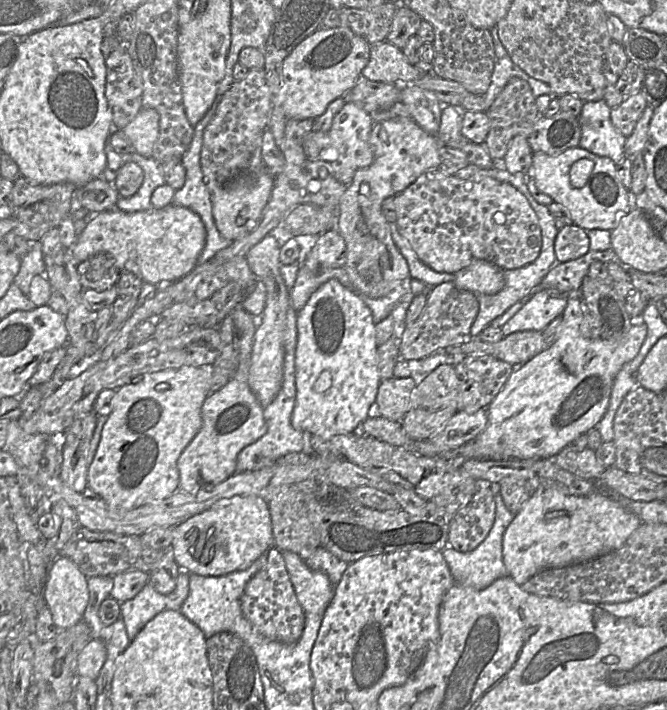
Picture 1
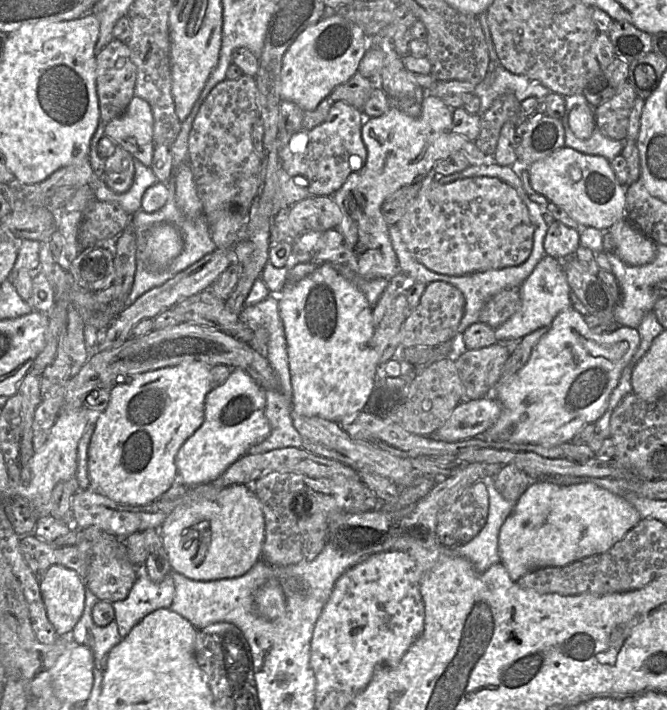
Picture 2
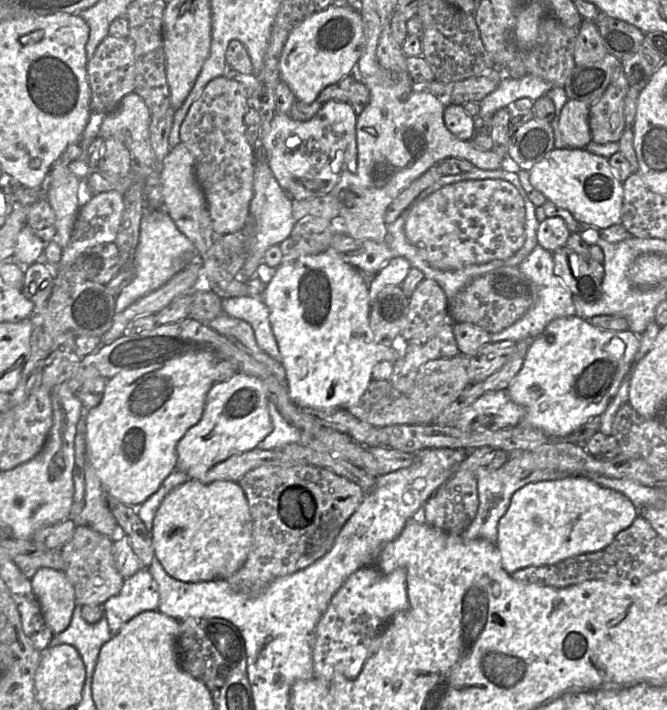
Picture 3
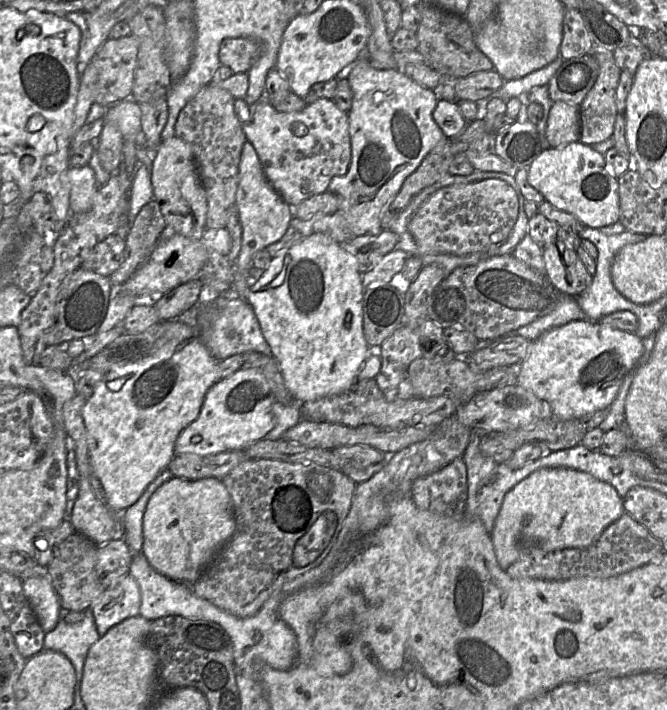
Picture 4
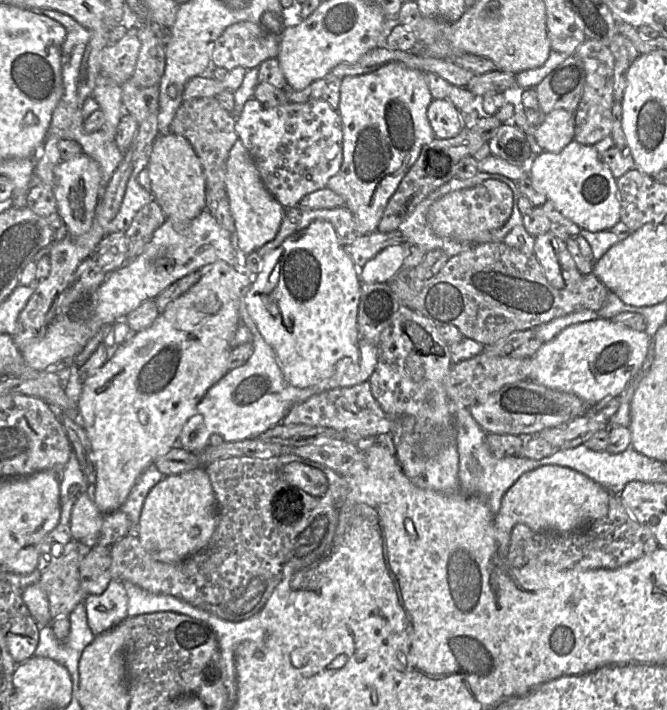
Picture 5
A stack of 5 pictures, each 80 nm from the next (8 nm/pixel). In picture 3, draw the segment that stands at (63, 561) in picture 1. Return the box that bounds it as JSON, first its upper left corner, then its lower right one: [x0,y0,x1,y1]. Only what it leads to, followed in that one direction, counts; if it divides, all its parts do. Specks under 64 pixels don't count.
[30,568,76,635]

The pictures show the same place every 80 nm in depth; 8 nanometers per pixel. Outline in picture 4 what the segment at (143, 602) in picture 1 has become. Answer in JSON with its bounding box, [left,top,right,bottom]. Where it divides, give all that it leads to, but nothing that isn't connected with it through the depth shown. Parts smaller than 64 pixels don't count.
[91,576,141,635]

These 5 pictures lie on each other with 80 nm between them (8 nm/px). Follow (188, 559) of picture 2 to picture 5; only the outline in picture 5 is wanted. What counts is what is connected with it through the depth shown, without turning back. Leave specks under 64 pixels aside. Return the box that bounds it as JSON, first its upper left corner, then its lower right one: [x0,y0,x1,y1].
[136,468,218,563]

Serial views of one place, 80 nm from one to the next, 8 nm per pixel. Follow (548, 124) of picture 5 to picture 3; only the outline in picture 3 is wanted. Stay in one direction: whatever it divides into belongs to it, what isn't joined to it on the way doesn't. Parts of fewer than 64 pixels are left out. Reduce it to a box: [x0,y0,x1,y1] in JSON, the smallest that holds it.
[558,99,591,148]

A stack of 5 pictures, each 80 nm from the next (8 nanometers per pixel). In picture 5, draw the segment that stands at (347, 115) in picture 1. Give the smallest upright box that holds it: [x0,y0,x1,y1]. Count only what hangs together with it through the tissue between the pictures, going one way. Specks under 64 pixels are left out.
[235,98,343,208]

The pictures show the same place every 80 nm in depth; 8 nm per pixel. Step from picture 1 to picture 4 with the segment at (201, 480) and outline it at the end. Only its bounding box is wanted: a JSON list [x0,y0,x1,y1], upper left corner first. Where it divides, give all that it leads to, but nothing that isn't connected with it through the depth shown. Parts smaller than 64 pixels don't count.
[175,367,291,456]

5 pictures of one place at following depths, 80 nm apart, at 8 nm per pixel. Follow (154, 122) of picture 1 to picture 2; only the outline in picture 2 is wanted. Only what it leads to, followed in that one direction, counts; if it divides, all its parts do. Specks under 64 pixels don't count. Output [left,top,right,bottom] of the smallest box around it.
[104,96,155,166]

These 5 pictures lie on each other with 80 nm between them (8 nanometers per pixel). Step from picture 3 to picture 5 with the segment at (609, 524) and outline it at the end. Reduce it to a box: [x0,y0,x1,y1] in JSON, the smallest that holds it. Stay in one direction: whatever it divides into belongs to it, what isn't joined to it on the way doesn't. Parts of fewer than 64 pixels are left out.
[494,465,609,557]

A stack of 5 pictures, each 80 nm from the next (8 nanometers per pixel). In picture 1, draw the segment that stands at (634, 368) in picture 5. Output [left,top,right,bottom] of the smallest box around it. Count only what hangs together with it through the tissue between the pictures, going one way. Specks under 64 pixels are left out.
[458,294,647,461]

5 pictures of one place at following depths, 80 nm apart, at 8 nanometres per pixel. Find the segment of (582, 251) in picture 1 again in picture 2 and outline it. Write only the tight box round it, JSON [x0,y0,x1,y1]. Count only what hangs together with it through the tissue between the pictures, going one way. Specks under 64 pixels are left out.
[543,220,580,260]

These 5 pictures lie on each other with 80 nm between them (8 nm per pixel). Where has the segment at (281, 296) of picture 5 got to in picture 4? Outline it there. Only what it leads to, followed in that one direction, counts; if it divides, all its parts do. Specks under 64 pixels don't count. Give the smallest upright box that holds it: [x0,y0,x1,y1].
[248,233,372,402]

